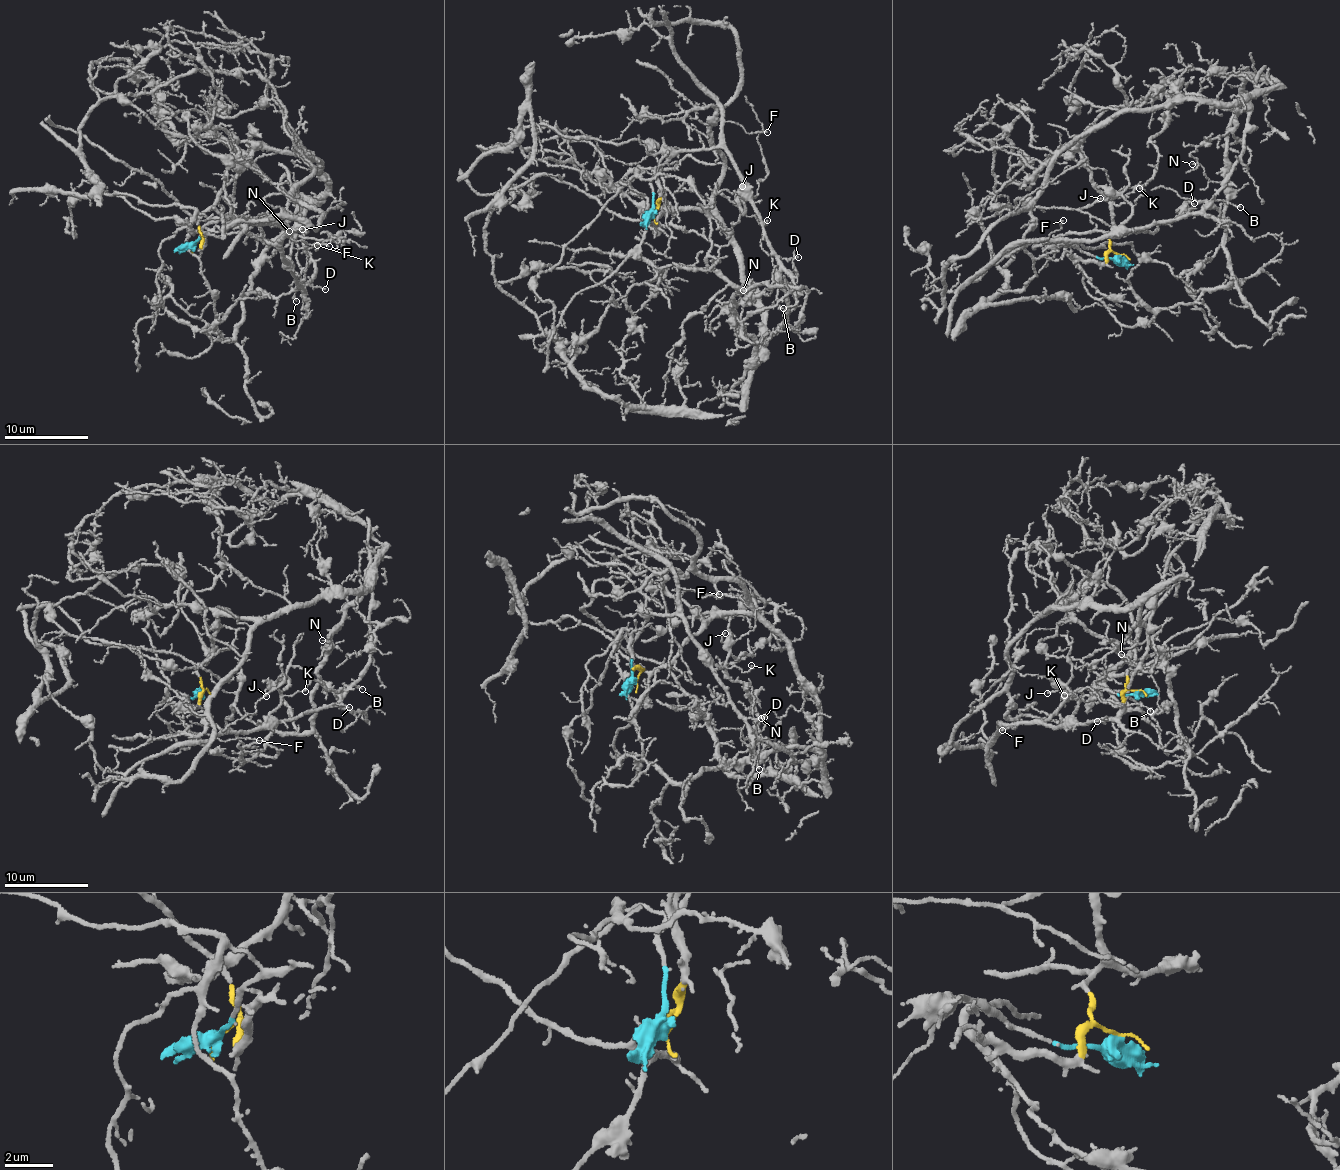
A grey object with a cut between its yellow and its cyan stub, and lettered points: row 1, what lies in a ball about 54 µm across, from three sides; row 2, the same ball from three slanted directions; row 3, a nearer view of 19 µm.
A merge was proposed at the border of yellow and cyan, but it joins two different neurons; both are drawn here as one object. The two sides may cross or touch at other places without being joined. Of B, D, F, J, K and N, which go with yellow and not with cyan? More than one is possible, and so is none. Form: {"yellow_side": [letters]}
{"yellow_side": ["N"]}

